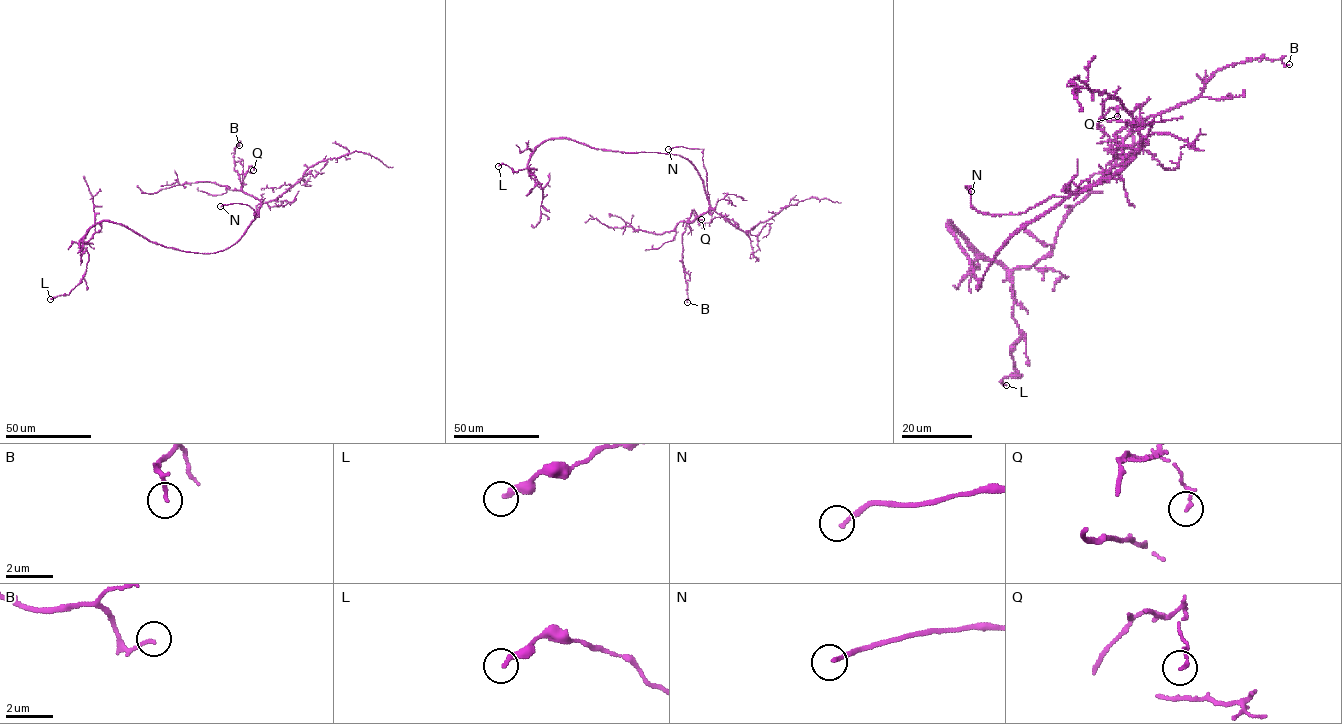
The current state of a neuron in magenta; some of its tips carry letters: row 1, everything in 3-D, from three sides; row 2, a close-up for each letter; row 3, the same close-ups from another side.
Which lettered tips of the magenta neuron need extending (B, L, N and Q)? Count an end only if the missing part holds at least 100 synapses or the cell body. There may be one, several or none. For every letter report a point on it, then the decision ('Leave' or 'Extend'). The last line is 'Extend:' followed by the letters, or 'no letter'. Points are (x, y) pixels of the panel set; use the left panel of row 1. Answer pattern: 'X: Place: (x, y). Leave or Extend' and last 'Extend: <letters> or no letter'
B: Place: (239, 145). Leave
L: Place: (50, 299). Leave
N: Place: (220, 206). Extend
Q: Place: (253, 170). Leave
Extend: N

